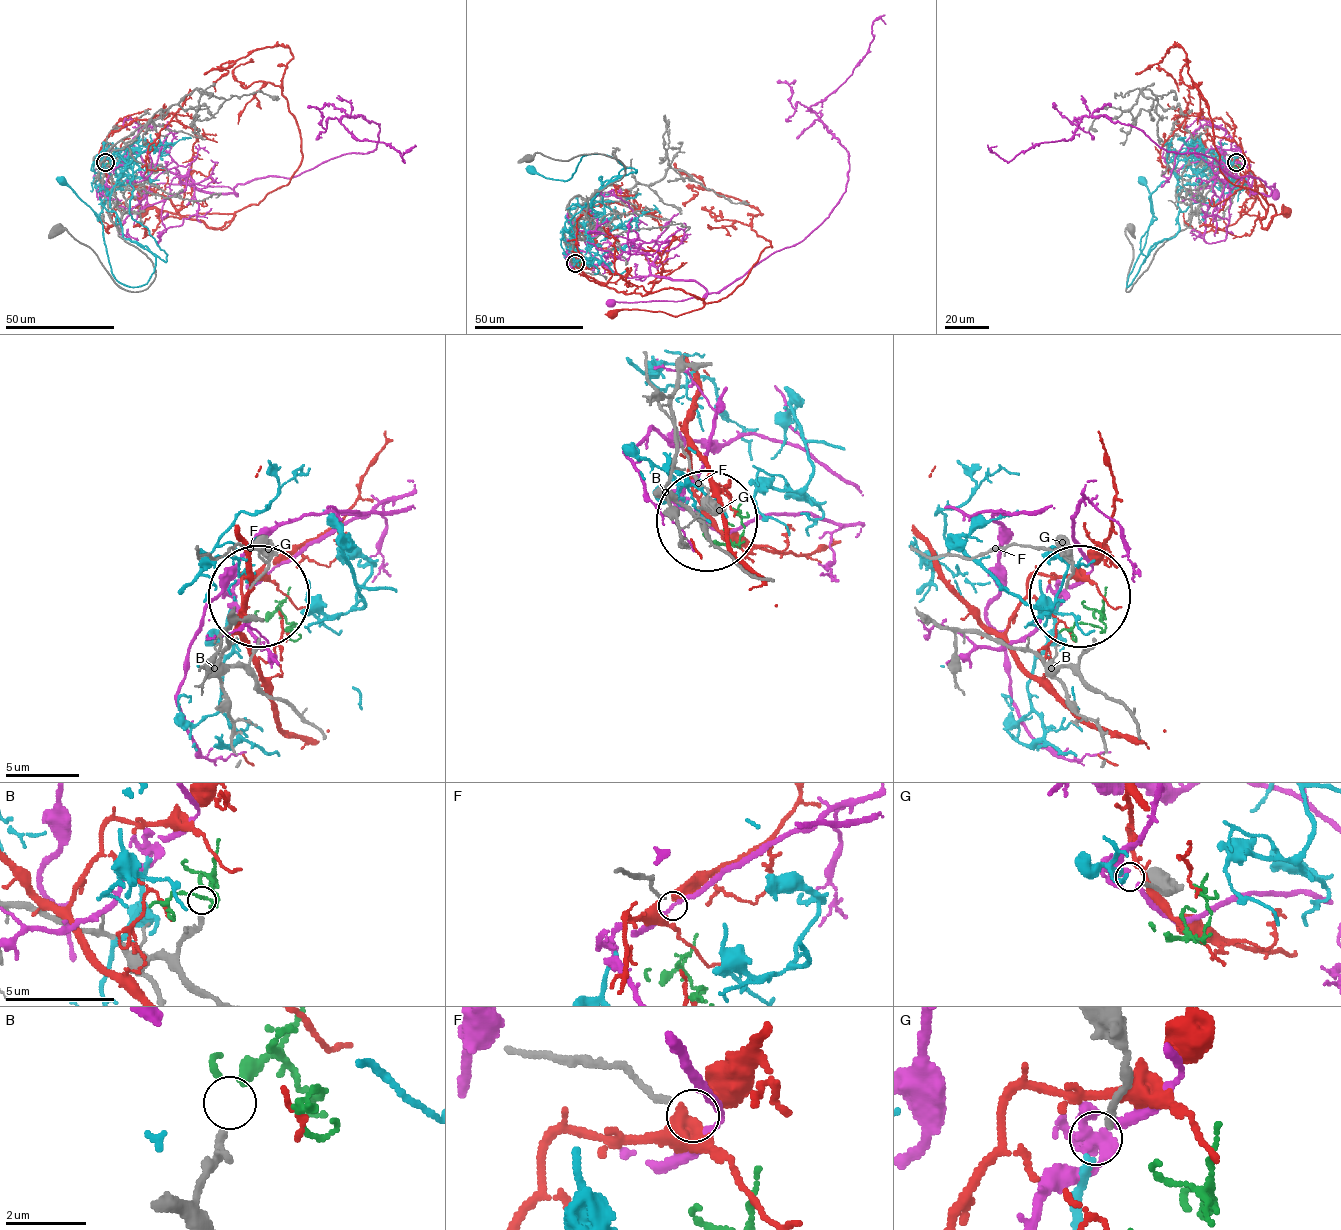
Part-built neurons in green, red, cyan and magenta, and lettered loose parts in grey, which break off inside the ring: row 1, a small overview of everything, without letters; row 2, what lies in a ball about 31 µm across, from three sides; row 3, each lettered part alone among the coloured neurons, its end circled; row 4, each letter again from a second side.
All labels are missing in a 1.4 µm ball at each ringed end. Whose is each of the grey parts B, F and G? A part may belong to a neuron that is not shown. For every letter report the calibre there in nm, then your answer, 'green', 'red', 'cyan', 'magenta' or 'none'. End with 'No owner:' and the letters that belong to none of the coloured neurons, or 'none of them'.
B: 140 nm thick; green
F: 140 nm thick; none
G: 150 nm thick; cyan
No owner: F

